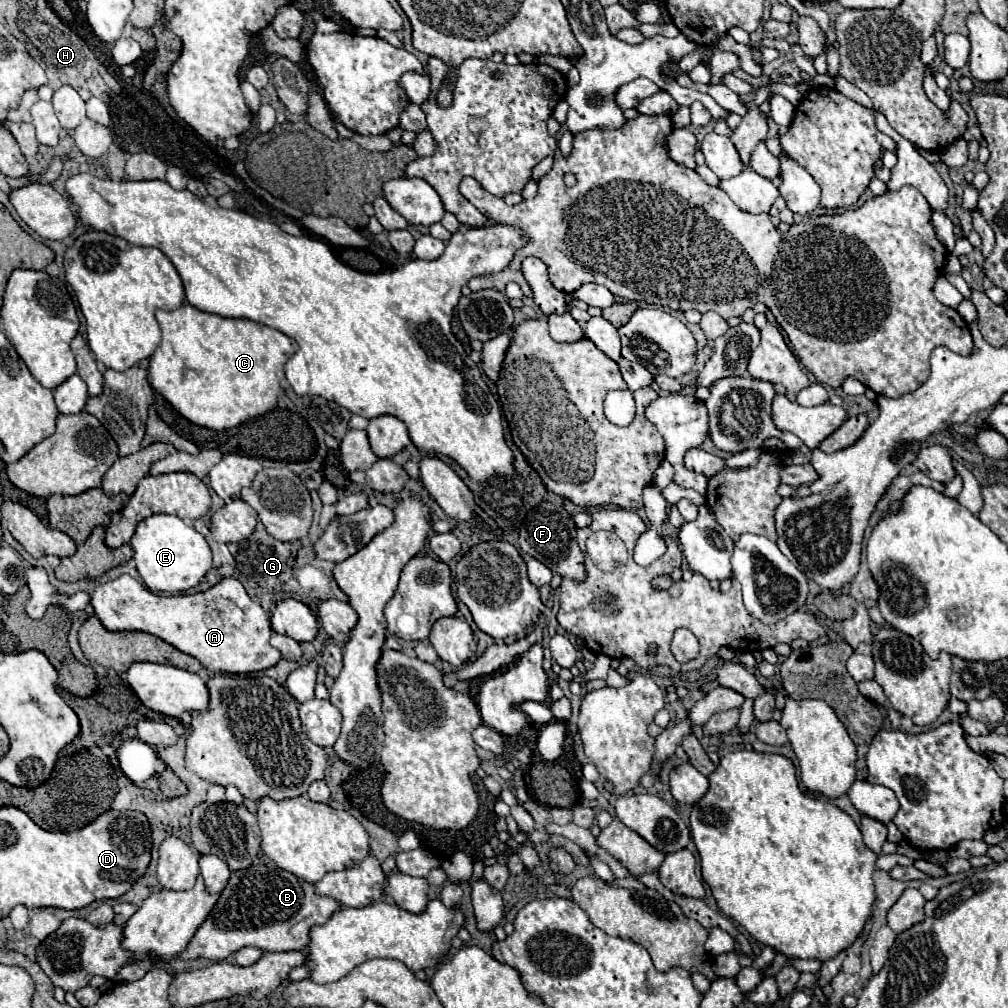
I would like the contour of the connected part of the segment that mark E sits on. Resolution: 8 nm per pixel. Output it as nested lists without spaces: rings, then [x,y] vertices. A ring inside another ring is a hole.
[[[154,514],[142,520],[136,526],[130,546],[134,550],[136,568],[144,584],[152,592],[168,592],[168,594],[186,592],[198,586],[212,566],[212,552],[204,536],[196,532],[190,524],[186,524],[182,518],[170,514]]]

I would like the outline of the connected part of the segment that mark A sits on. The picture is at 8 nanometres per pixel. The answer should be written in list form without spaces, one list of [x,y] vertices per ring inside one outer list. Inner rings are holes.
[[[128,574],[96,586],[90,600],[98,620],[112,632],[142,630],[162,638],[184,654],[194,656],[210,672],[248,674],[274,666],[280,652],[270,646],[272,628],[260,604],[248,598],[236,578],[224,578],[198,594],[158,596]]]

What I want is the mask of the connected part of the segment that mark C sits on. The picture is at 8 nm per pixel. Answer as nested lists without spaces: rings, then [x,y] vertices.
[[[186,302],[170,312],[158,310],[156,320],[162,330],[162,342],[150,356],[148,382],[184,418],[210,430],[226,430],[277,407],[278,392],[284,384],[284,364],[298,350],[292,338],[252,320],[234,320],[202,312]]]

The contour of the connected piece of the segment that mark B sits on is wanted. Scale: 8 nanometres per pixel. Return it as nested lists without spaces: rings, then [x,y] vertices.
[[[252,864],[250,868],[236,870],[224,888],[224,894],[220,894],[220,900],[204,920],[204,924],[196,930],[192,936],[190,944],[186,950],[178,954],[180,960],[224,960],[232,952],[244,948],[244,946],[256,946],[266,952],[286,952],[286,950],[302,950],[310,944],[310,930],[314,926],[322,926],[334,912],[342,910],[342,904],[336,902],[330,896],[320,896],[314,888],[314,884],[282,870],[282,868],[272,868],[272,866],[262,866],[262,864]]]

